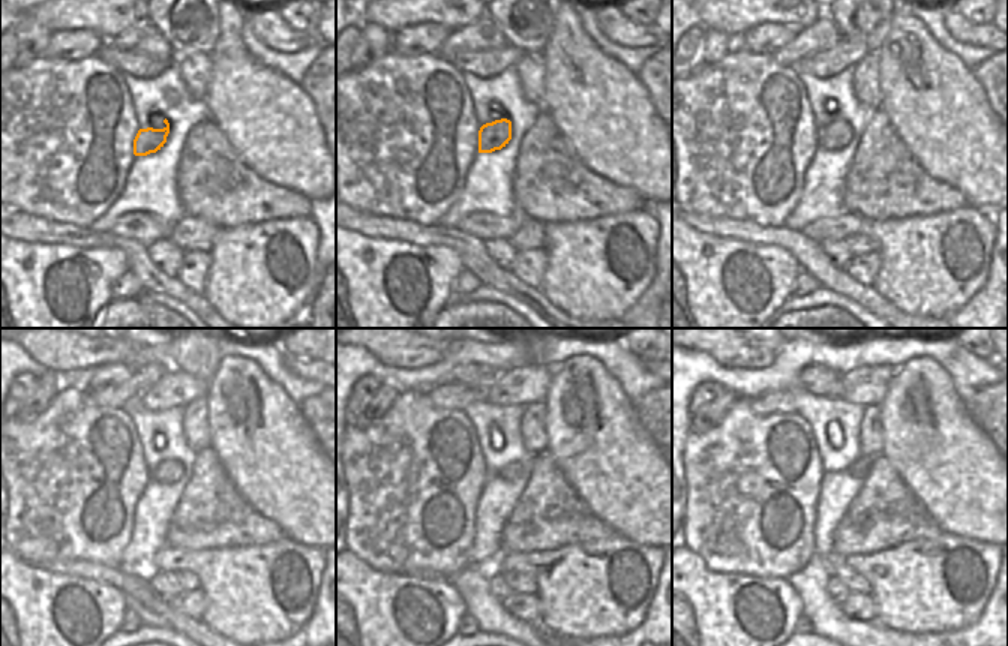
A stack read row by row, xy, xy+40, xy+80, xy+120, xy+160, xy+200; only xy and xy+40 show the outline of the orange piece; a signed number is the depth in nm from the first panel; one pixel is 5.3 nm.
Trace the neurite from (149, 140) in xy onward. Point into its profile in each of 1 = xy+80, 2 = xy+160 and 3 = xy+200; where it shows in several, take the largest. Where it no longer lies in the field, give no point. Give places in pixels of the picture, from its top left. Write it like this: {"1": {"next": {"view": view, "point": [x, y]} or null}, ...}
{"1": {"next": {"view": "xy+80", "point": [836, 135]}}, "2": {"next": {"view": "xy+160", "point": [512, 471]}}, "3": {"next": {"view": "xy+200", "point": [863, 465]}}}

